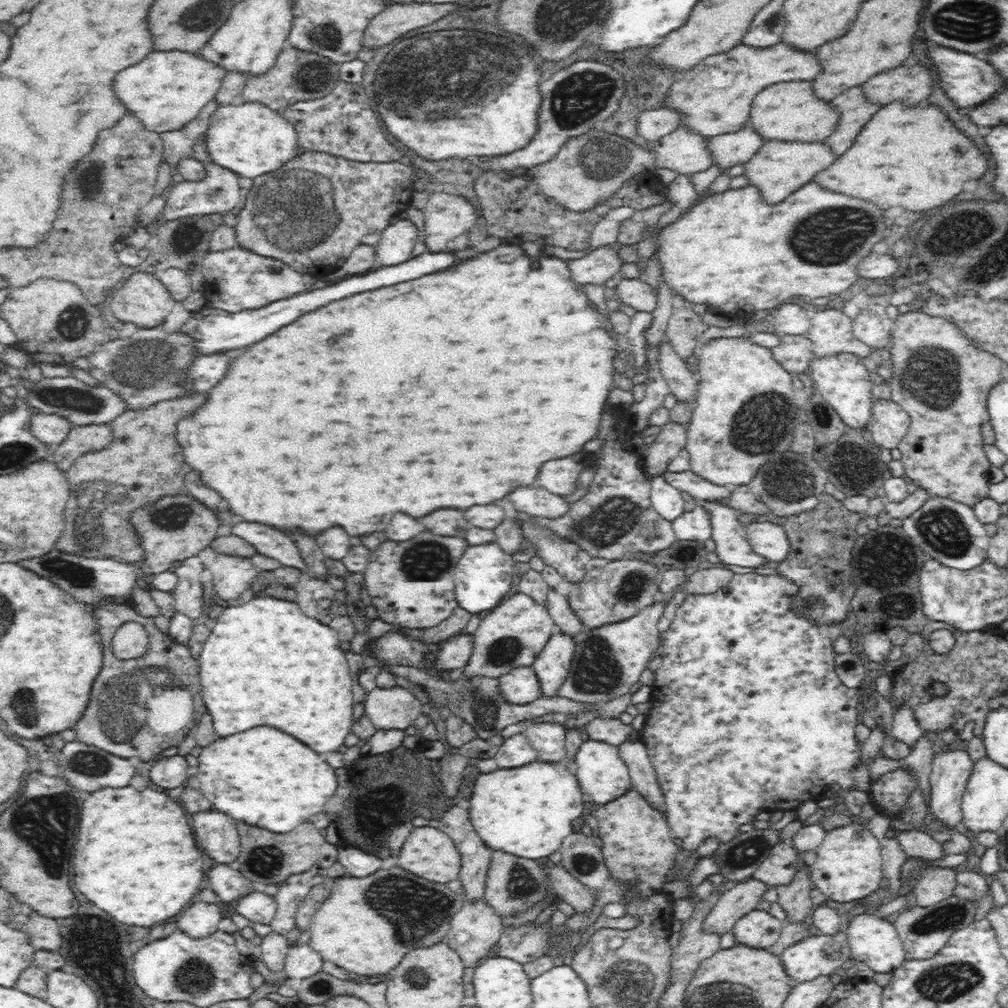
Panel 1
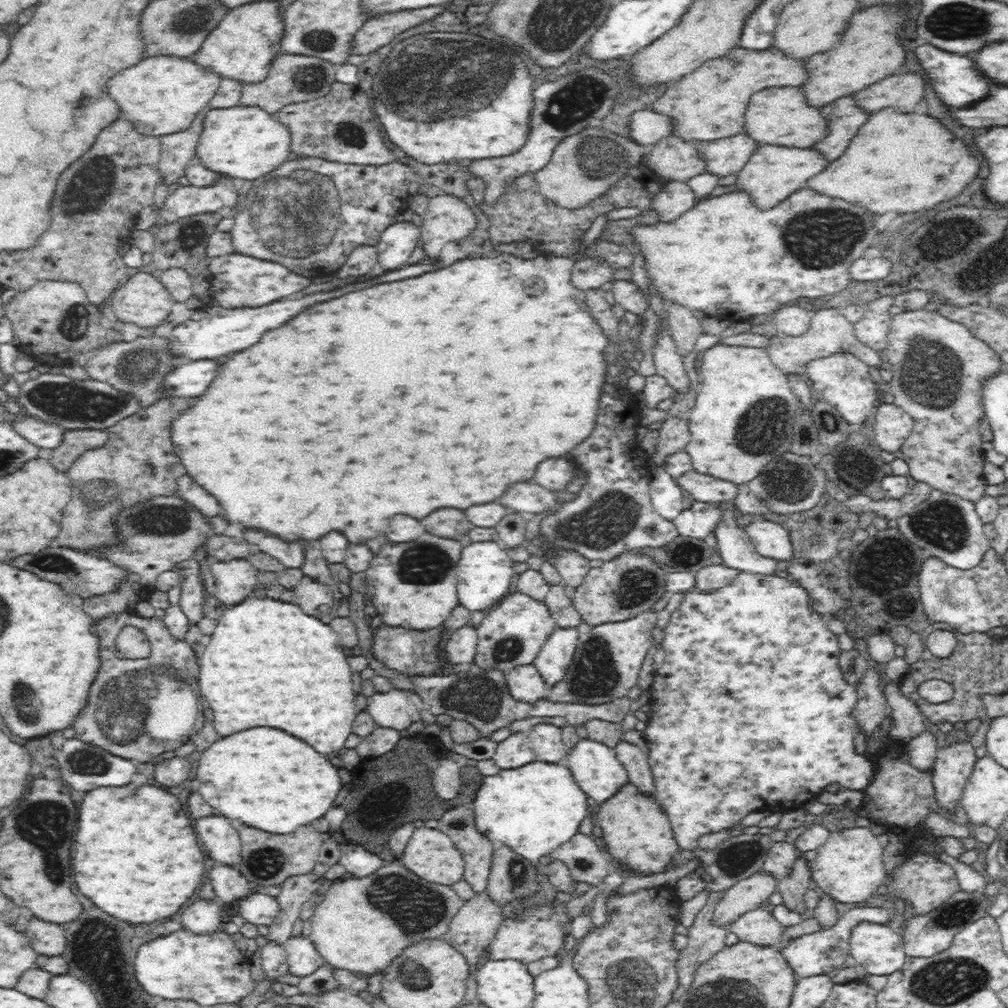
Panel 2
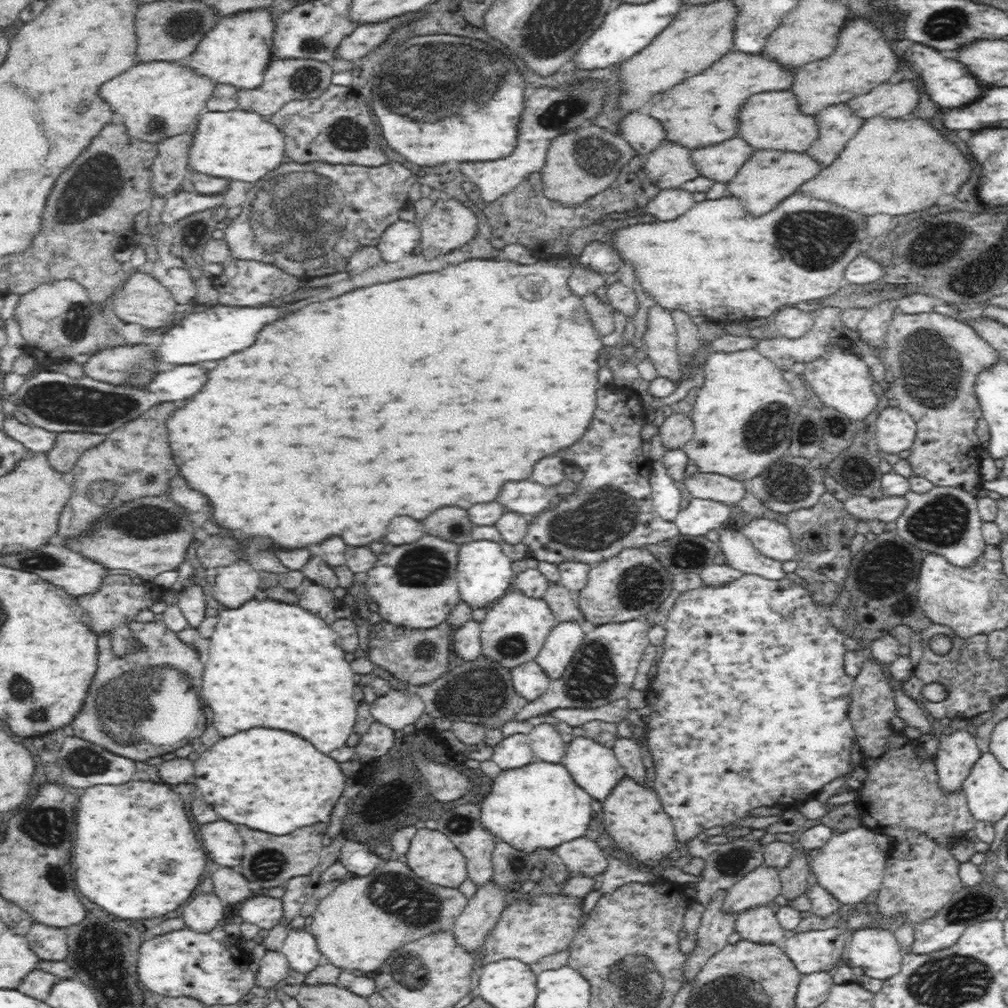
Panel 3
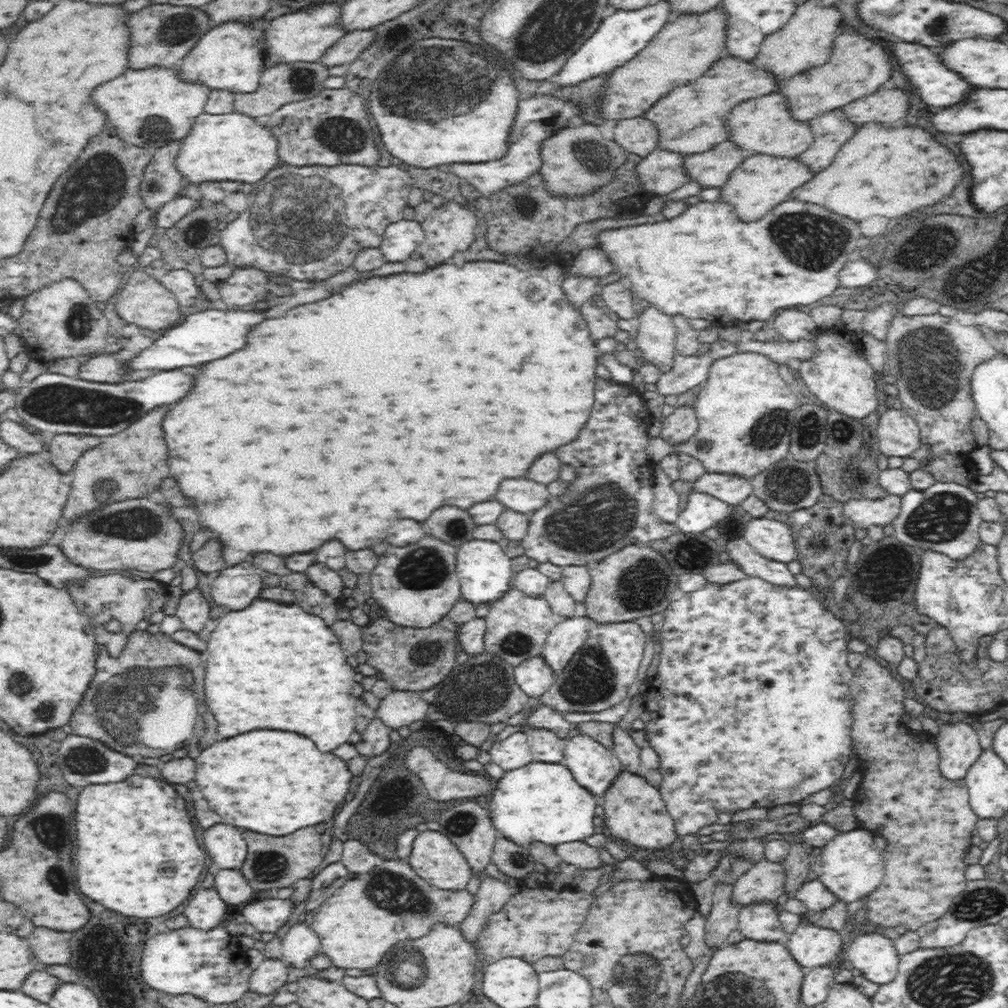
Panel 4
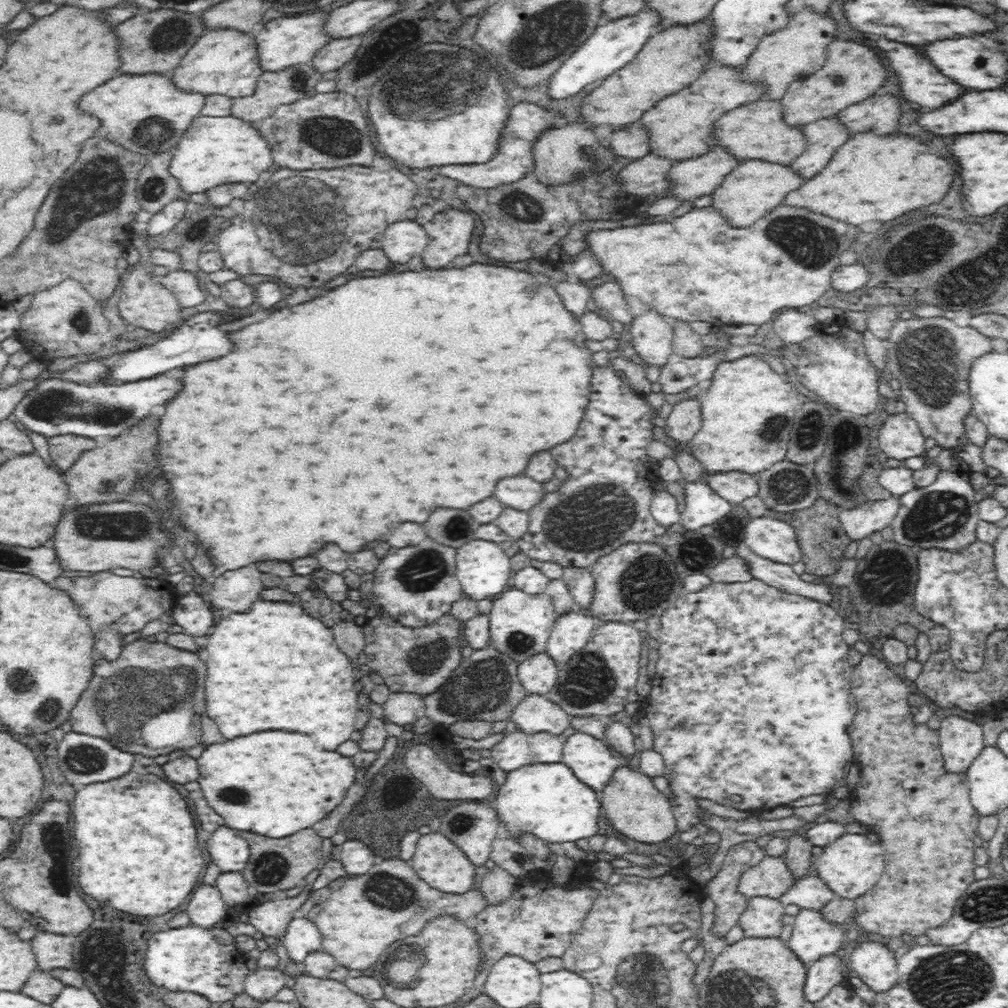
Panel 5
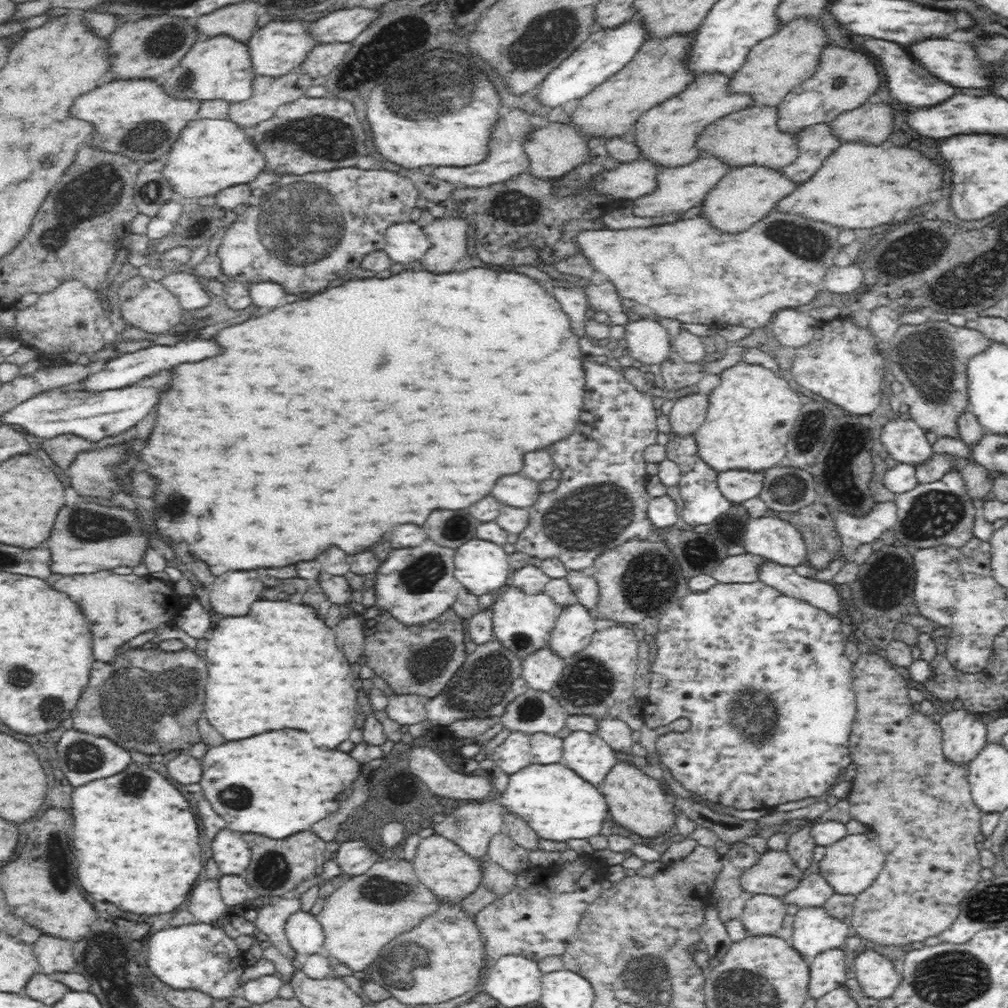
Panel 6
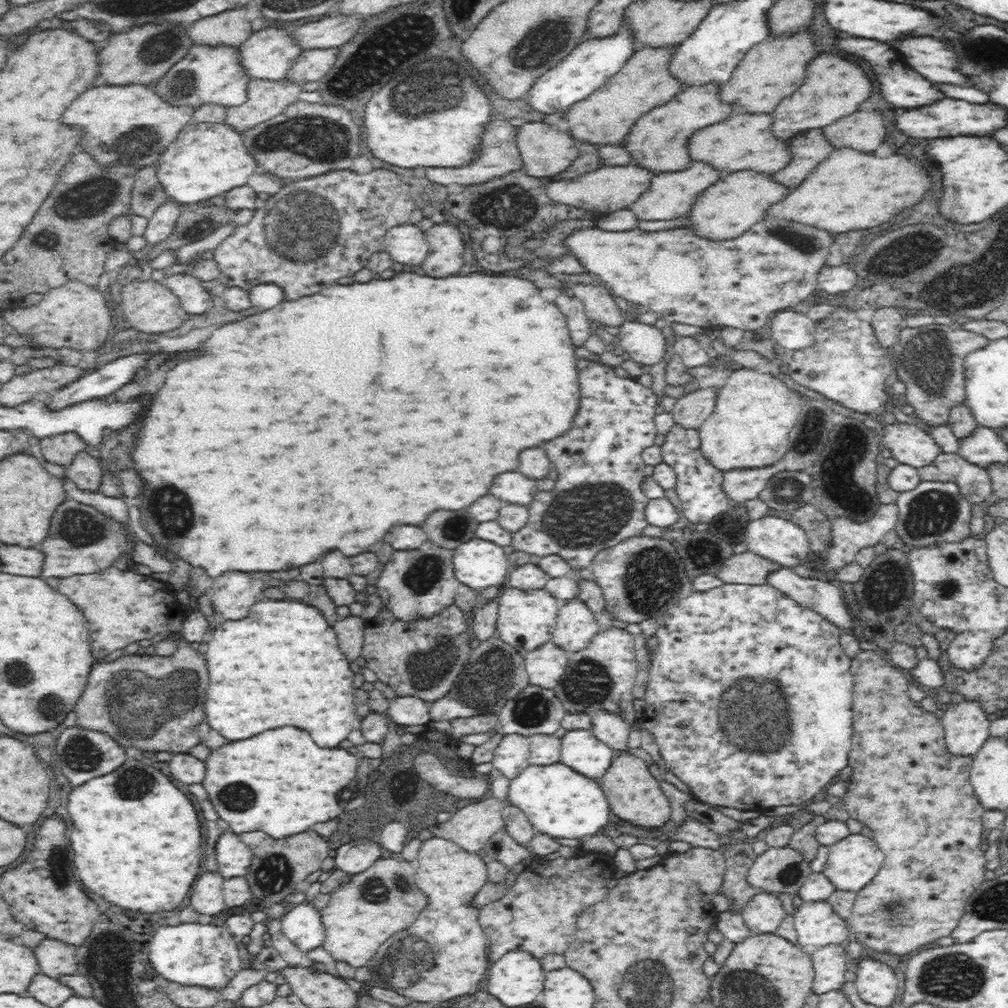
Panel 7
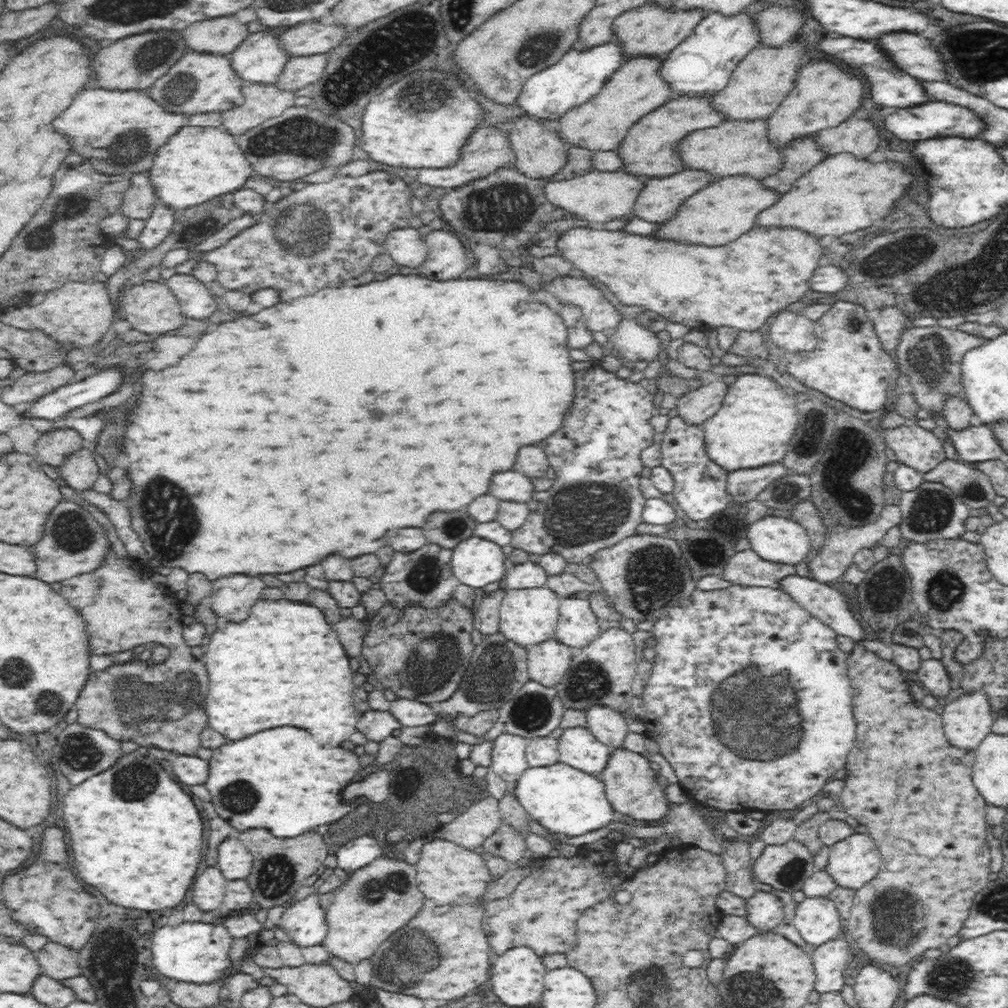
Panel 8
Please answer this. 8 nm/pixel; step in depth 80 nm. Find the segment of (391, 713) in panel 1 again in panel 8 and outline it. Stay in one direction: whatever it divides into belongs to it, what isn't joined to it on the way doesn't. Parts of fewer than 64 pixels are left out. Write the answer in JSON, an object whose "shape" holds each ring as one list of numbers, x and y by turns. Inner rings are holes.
{"shape":[[396,699,391,701,389,711,400,721,402,727,432,725,440,718,428,704,417,700]]}

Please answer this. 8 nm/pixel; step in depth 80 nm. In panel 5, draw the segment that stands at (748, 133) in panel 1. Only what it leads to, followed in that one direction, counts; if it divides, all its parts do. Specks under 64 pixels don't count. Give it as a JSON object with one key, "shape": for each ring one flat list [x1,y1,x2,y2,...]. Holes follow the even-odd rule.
{"shape":[[717,146,711,148,702,156,674,163,669,166,668,172,665,174,665,179,669,185,663,196,664,198,676,198,682,204,684,202,694,202,694,200,698,200,702,196,708,196,708,194,712,194,712,191,717,186,720,186,724,177,729,172,732,172,737,164,738,160,730,156,723,148,718,148]]}

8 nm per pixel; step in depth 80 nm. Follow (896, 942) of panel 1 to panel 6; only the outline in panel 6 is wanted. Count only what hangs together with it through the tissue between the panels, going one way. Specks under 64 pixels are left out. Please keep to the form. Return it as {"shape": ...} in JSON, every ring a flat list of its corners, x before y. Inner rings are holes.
{"shape":[[860,949,854,959,854,972,862,992,872,1000,892,998,900,986,901,977,894,970,894,963,876,950]]}

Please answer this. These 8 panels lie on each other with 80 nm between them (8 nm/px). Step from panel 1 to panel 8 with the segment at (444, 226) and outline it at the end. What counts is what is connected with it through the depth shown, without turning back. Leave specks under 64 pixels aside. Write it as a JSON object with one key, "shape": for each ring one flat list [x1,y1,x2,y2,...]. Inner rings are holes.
{"shape":[[442,228,423,236,428,256,420,266,420,274,428,280,458,280,468,268,464,245,450,230]]}

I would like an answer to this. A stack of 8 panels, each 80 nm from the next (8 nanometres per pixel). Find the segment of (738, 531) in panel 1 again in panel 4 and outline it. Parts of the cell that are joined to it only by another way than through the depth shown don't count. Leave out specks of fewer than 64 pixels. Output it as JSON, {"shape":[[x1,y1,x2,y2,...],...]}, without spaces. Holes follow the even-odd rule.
{"shape":[[742,537,728,542,726,551,748,577,763,579,773,586,800,589,800,584,796,582,796,576,788,570,787,563,760,557]]}

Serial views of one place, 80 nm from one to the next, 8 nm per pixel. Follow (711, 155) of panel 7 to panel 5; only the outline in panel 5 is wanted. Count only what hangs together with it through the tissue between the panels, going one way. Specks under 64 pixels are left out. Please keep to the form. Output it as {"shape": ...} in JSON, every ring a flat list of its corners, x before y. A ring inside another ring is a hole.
{"shape":[[760,98,740,109,724,113,716,122,713,122,711,129,714,142,710,148,716,146,723,148,738,162,761,160,770,164,789,165,804,152,806,139,800,127,792,128,784,124,781,109,780,102,764,101]]}

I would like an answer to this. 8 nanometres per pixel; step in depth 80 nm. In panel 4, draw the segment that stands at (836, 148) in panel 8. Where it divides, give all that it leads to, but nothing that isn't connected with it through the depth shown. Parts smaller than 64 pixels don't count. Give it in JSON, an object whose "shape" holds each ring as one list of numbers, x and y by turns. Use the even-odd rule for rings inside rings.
{"shape":[[882,89,844,106,844,116,857,128,875,122,884,128,894,128,906,116,908,96,900,90]]}

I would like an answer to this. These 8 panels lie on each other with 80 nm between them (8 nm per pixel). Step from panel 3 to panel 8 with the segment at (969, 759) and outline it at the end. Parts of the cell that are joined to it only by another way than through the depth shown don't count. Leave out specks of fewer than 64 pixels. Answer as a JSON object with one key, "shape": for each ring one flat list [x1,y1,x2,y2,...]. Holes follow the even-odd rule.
{"shape":[[986,690,965,692,944,706,941,714,944,730,952,745,974,750,992,732,995,719,988,702,990,696]]}

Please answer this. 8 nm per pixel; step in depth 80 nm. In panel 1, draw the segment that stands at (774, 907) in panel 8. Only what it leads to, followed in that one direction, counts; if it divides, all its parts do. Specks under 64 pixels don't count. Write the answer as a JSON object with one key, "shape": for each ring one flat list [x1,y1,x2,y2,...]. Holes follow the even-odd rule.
{"shape":[[764,905,739,918,732,931,738,943,766,949,778,942,783,925,784,922,772,916]]}

